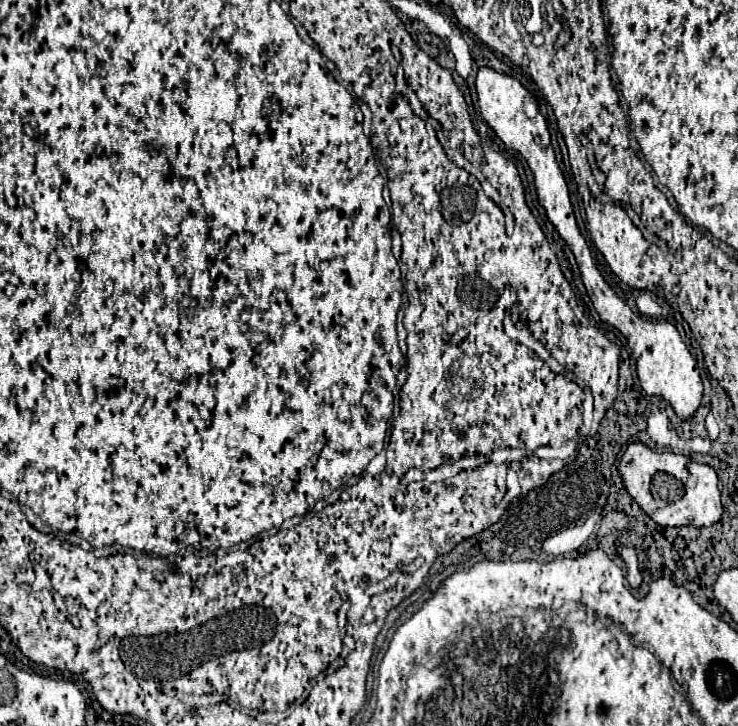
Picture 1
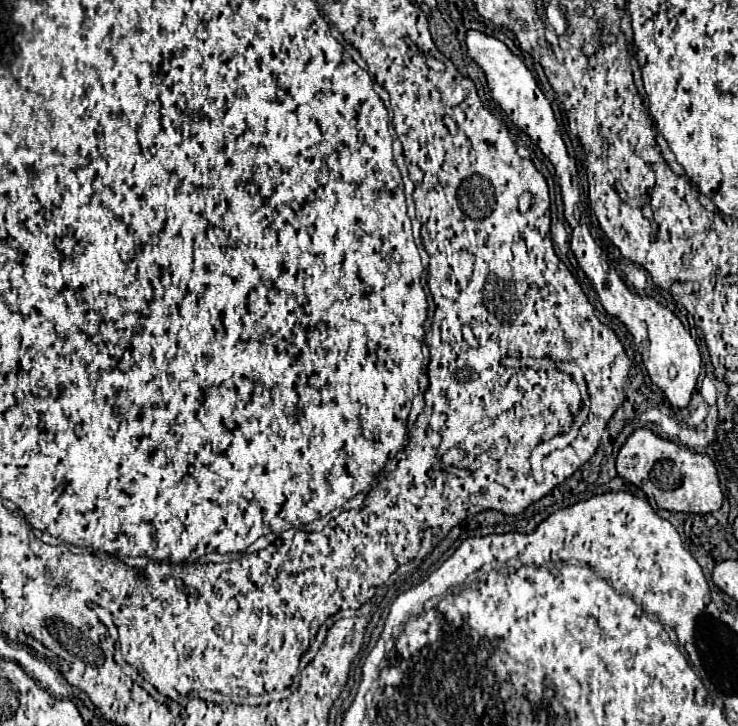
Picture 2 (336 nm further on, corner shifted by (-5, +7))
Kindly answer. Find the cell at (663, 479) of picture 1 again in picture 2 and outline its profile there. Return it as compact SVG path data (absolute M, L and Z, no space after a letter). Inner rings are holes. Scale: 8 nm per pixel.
M636 429L622 445L616 457L618 475L656 501L660 509L682 513L712 513L722 507L722 489L714 463L706 453L694 453L676 445L674 441L660 439L650 429Z

